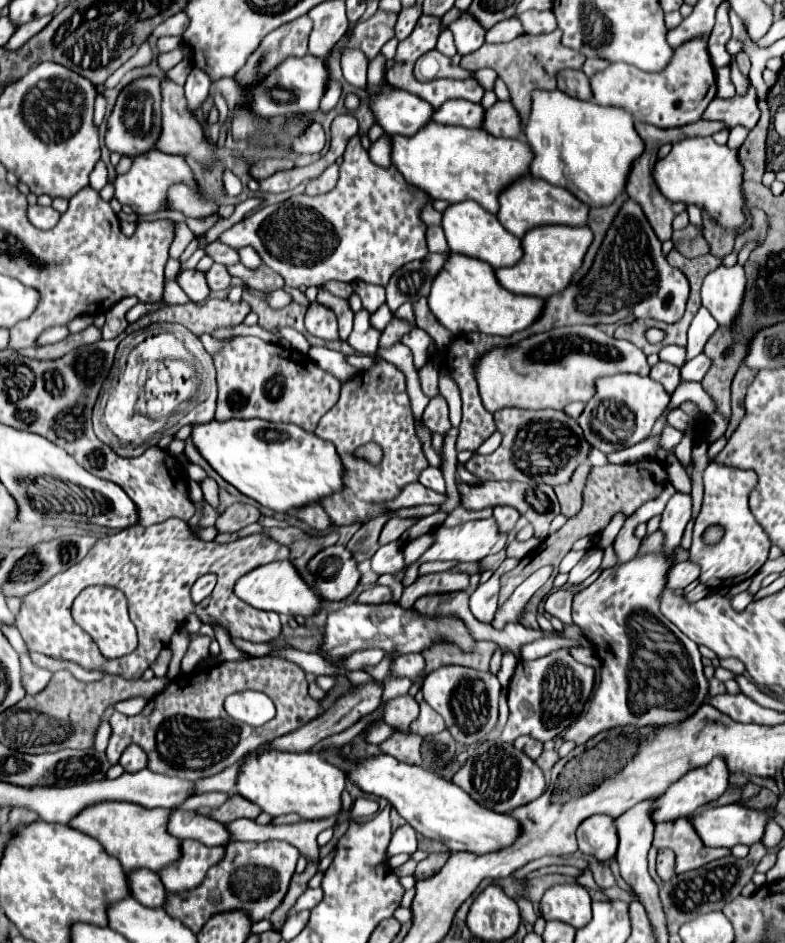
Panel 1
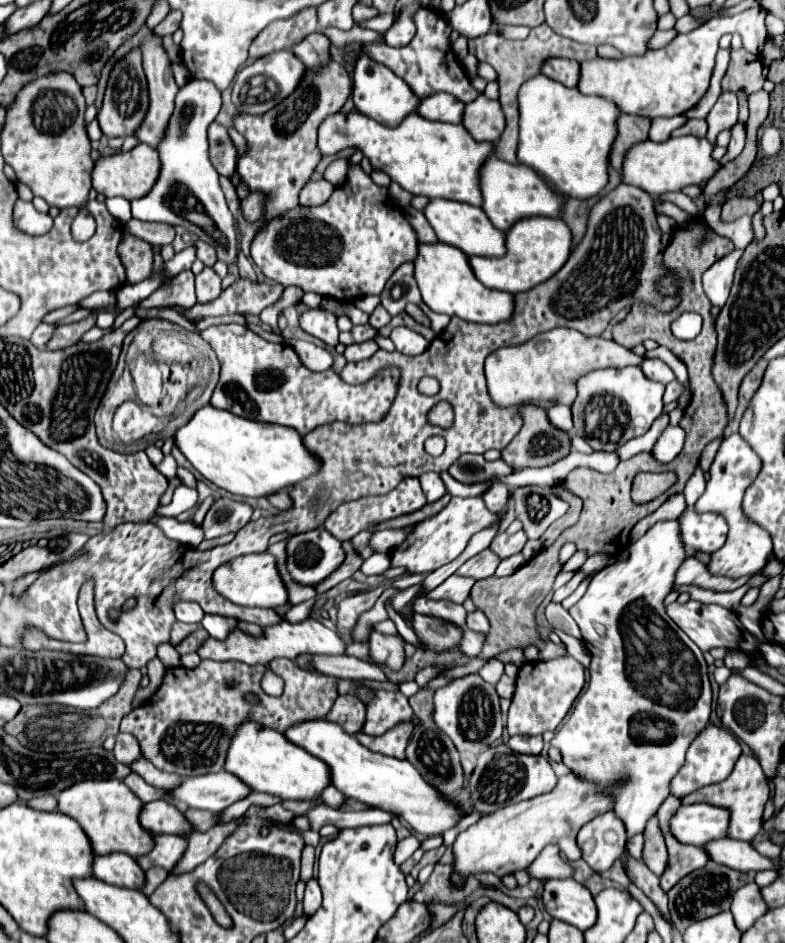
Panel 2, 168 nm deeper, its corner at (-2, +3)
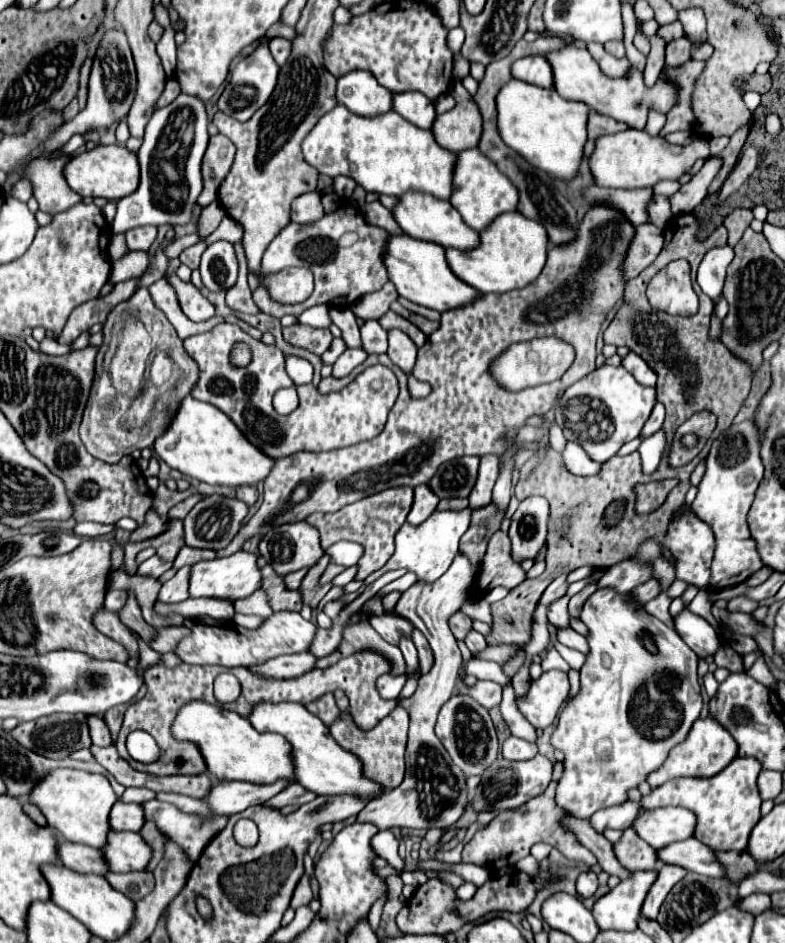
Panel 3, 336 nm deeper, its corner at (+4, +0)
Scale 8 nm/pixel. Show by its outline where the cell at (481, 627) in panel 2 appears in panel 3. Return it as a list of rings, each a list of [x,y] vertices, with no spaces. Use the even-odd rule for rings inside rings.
[[[470,630],[468,634],[466,634],[466,646],[468,646],[468,650],[470,652],[480,652],[480,650],[484,650],[486,648],[486,640],[484,640],[484,636],[480,634],[480,632],[476,632],[476,630]]]

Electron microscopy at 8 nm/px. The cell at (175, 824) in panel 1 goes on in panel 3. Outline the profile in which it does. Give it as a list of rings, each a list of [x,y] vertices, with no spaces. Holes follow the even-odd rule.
[[[126,802],[114,804],[114,808],[110,812],[110,826],[114,830],[140,832],[144,824],[146,824],[146,818],[144,818],[142,804],[126,804]]]

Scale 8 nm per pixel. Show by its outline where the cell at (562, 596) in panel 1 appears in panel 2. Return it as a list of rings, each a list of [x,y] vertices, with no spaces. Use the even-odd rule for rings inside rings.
[[[550,603],[546,607],[546,619],[548,623],[558,629],[558,631],[564,631],[576,639],[580,639],[580,629],[576,625],[576,621],[570,617],[570,613],[562,607],[562,605],[556,605],[556,603]]]

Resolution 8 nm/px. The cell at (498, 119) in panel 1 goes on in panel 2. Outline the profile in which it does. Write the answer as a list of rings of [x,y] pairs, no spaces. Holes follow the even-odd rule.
[[[480,93],[476,97],[476,101],[472,101],[464,107],[462,125],[464,125],[464,129],[468,129],[468,133],[474,137],[474,141],[492,143],[492,141],[498,141],[506,123],[504,123],[500,103],[484,99],[484,97],[486,95]]]

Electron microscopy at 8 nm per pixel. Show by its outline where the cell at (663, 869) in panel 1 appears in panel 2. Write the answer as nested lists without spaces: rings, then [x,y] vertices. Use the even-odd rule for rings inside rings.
[[[656,815],[648,819],[648,825],[644,829],[644,849],[642,849],[642,861],[648,865],[652,873],[658,877],[666,869],[666,845],[664,845],[664,835],[660,833],[660,823],[656,821]]]

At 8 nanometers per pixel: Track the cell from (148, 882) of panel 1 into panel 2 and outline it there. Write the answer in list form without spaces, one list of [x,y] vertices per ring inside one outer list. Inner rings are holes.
[[[108,853],[104,857],[94,855],[92,873],[96,879],[118,887],[140,889],[144,885],[144,871],[138,867],[134,857],[124,853]]]

